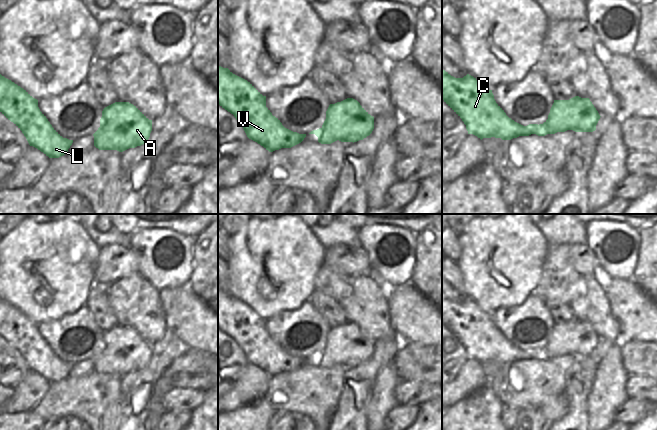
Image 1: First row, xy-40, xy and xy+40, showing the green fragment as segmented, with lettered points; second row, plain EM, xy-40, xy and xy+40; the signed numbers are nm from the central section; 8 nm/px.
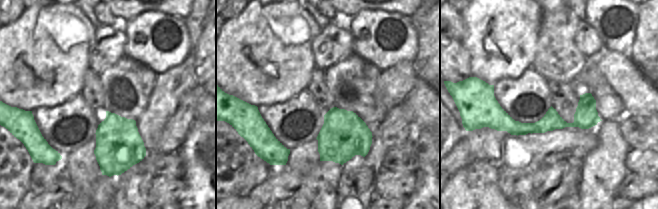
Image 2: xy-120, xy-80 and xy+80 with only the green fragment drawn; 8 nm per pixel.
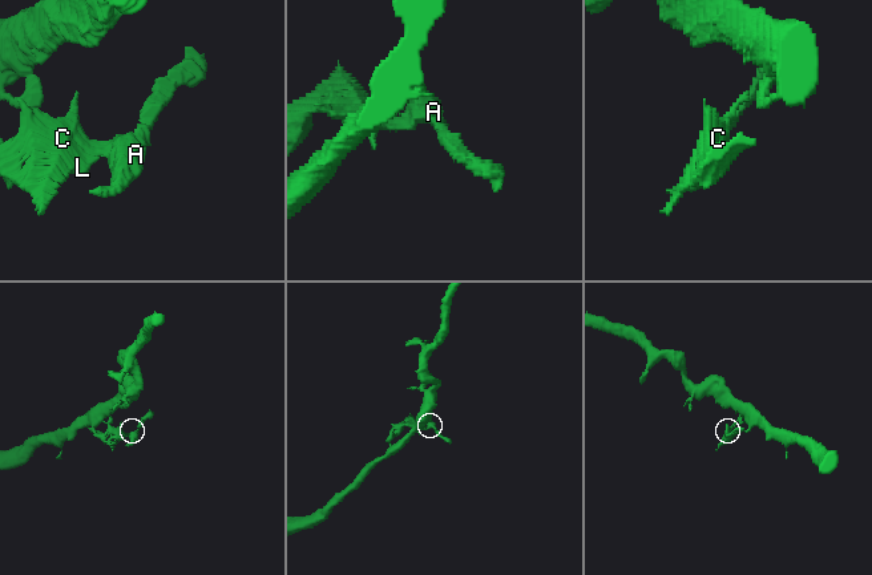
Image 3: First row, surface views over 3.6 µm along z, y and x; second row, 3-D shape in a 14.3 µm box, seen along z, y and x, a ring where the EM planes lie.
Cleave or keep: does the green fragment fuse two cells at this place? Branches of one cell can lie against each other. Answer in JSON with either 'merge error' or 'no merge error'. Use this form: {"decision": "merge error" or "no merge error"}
{"decision": "merge error"}

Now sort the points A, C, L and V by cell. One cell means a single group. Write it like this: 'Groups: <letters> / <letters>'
Groups: A / C L V.

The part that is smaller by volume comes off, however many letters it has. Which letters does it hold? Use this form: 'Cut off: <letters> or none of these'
Cut off: A

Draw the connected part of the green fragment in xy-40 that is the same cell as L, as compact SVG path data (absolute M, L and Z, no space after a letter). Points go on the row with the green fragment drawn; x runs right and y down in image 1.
M0 74L0 112L24 134L30 146L49 158L68 153L73 140L63 138L38 107L38 100Z

